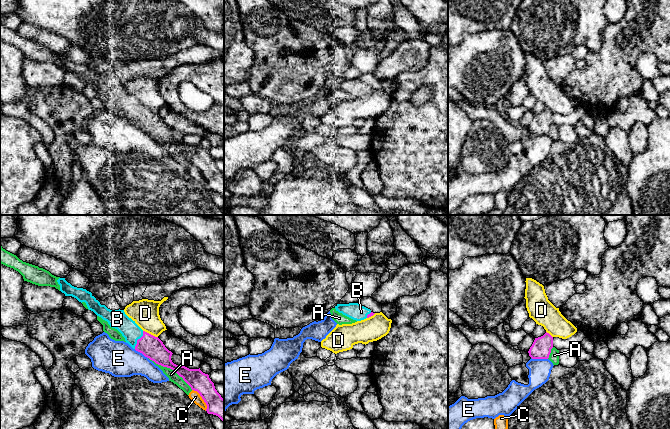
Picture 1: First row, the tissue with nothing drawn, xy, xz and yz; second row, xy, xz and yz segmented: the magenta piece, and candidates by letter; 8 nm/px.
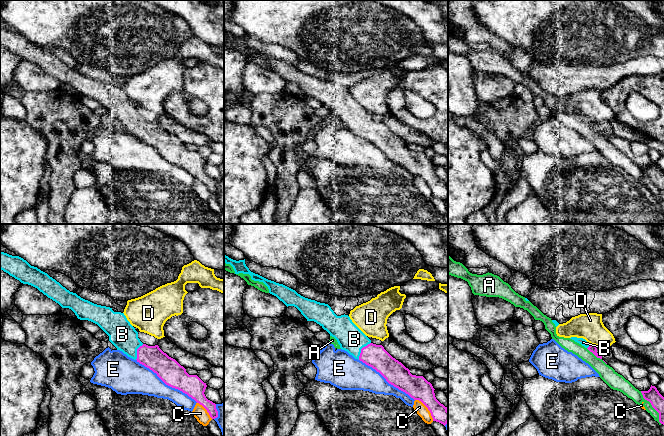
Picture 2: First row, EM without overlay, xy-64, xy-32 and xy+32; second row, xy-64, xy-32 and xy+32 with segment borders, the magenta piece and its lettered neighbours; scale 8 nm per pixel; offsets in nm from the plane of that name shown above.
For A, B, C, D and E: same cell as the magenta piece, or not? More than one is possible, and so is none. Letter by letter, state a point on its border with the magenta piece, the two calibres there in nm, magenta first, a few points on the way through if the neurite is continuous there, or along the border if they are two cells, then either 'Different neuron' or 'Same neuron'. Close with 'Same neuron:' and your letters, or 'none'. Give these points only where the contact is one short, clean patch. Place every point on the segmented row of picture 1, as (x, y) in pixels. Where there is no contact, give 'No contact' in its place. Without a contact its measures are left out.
A: Touches magenta at xy (171, 368). Thickness 180 nm (magenta) against 80 nm. Different neuron
B: Touches magenta at xy (137, 340). Thickness 180 nm (magenta) against 150 nm. Path across: xy (152, 347), (137, 340), (117, 319). Same neuron
C: Touches magenta at xy (202, 398). Thickness 160 nm (magenta) against 90 nm. Boundary: xy (192, 389), (199, 394), (206, 405), (206, 410). Different neuron
D: Touches magenta at xy (150, 334). Thickness 180 nm (magenta) against 220 nm. Boundary: xy (143, 330), (157, 337). Different neuron
E: Touches magenta at yz (539, 358). Thickness 160 nm (magenta) against 180 nm. Different neuron
Same neuron: B

